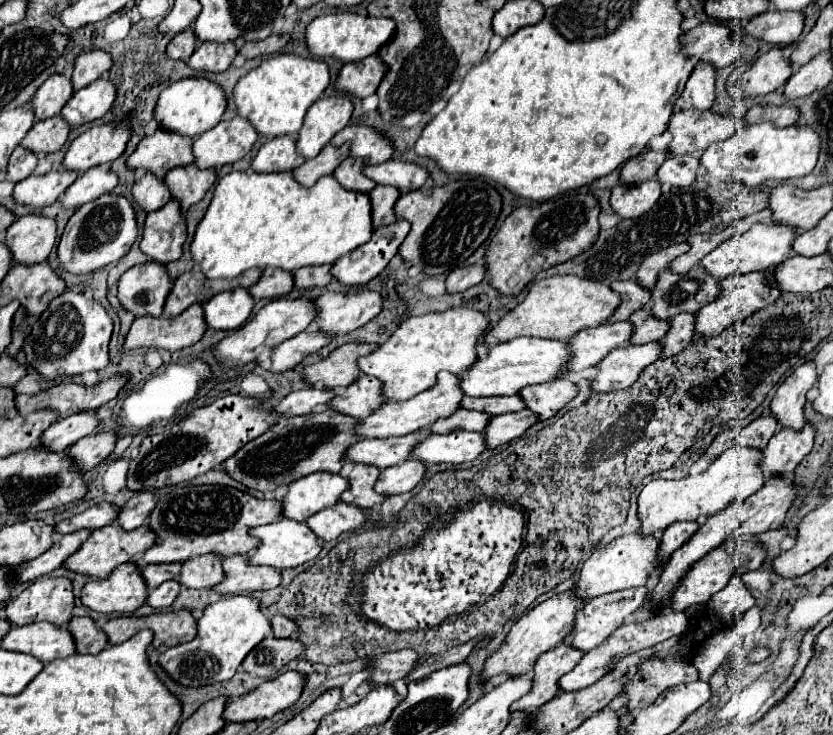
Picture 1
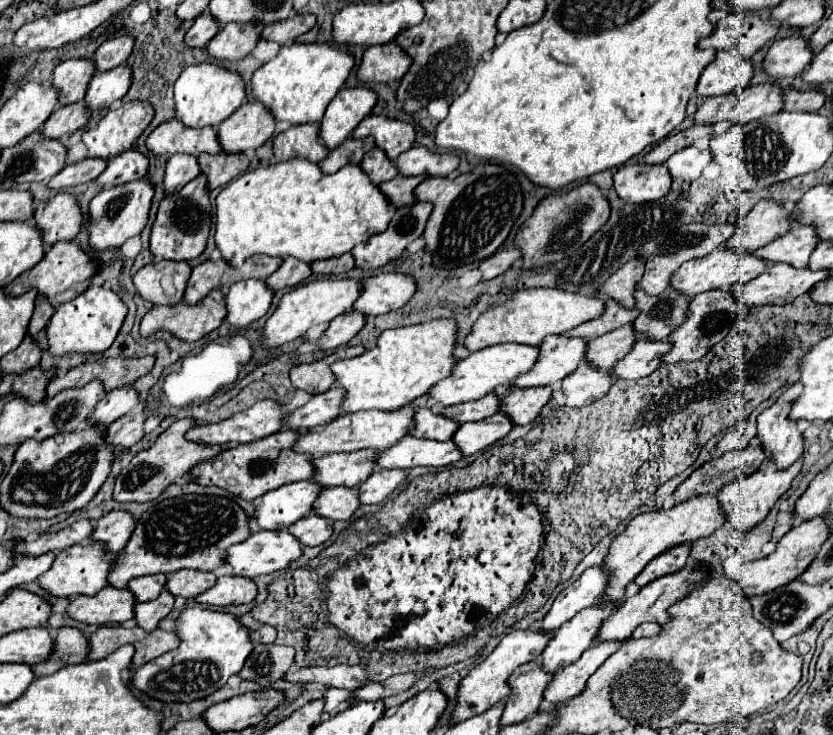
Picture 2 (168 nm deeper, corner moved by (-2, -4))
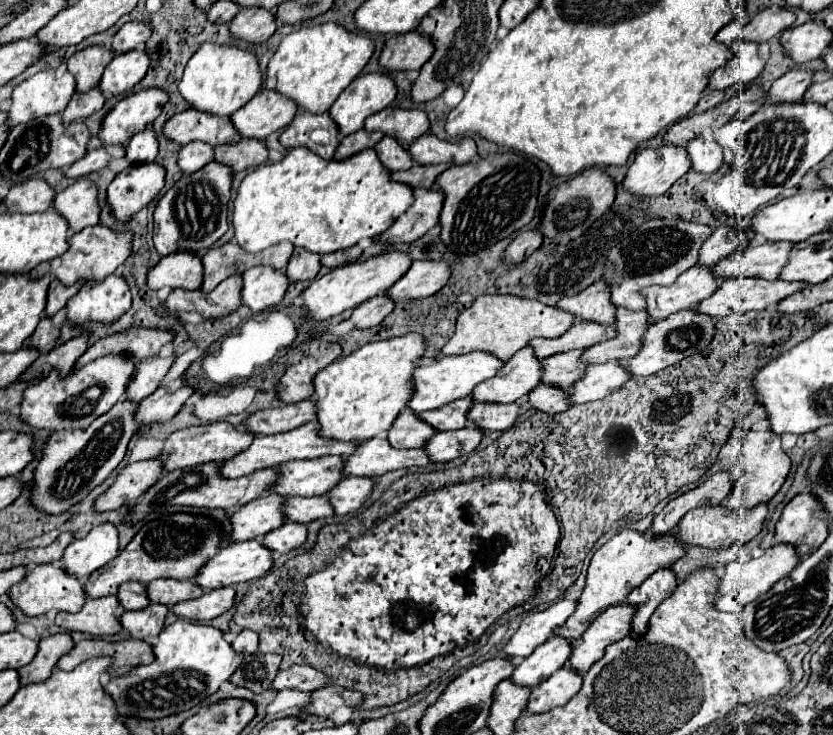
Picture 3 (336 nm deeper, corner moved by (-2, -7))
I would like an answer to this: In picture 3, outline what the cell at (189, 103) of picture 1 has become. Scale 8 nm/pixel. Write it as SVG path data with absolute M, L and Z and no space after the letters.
M202 44L198 52L188 60L178 90L194 110L214 116L232 116L258 92L260 84L262 74L258 70L258 60L254 54L234 46Z

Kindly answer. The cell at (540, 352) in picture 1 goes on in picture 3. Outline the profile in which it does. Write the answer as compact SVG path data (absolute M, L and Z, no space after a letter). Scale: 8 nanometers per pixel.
M486 352L442 356L436 364L420 366L414 370L414 398L408 402L408 406L416 414L420 414L426 410L436 410L438 406L444 406L446 402L454 402L456 398L466 398L470 396L470 390L478 386L478 382L484 382L486 378L494 378L494 374L498 374L500 368L502 368L502 360Z

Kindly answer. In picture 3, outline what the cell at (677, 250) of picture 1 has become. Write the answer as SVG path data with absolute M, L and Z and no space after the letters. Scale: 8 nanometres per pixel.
M602 278L592 286L588 286L586 290L582 290L580 294L562 298L558 302L558 308L572 312L580 320L594 320L604 326L606 324L614 326L616 306L614 302L610 302L610 286L606 286Z

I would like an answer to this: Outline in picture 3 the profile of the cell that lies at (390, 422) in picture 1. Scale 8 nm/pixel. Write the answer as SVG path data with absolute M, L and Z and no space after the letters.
M312 420L290 432L254 438L254 442L250 444L250 448L246 452L240 452L234 458L224 460L220 472L224 478L240 478L240 476L252 474L262 468L280 466L282 462L290 462L290 460L308 460L308 458L320 458L320 456L328 456L328 454L338 454L338 456L346 458L358 446L360 446L360 442L326 442L326 438L318 438L318 422Z

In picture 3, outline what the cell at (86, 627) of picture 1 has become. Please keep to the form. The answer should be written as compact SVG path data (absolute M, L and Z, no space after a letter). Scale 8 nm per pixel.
M68 632L62 634L52 634L48 638L42 638L38 642L38 654L28 666L22 666L18 670L20 674L20 684L32 684L32 682L42 682L50 678L50 674L56 670L58 660L68 654L74 648L74 640Z

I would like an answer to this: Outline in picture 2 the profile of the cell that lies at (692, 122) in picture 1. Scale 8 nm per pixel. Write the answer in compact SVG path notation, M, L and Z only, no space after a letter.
M778 83L748 85L740 93L726 93L722 97L708 97L696 111L696 123L720 123L730 119L734 123L748 123L762 115L778 113L784 105L782 87Z

